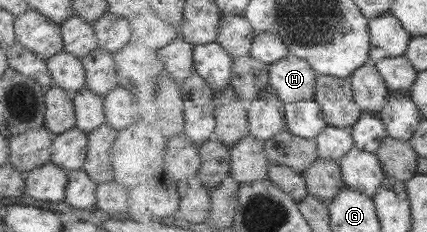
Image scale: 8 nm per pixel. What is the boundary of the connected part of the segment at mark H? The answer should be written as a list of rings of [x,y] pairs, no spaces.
[[[288,56],[270,64],[270,85],[286,104],[315,100],[318,71],[305,59]]]

